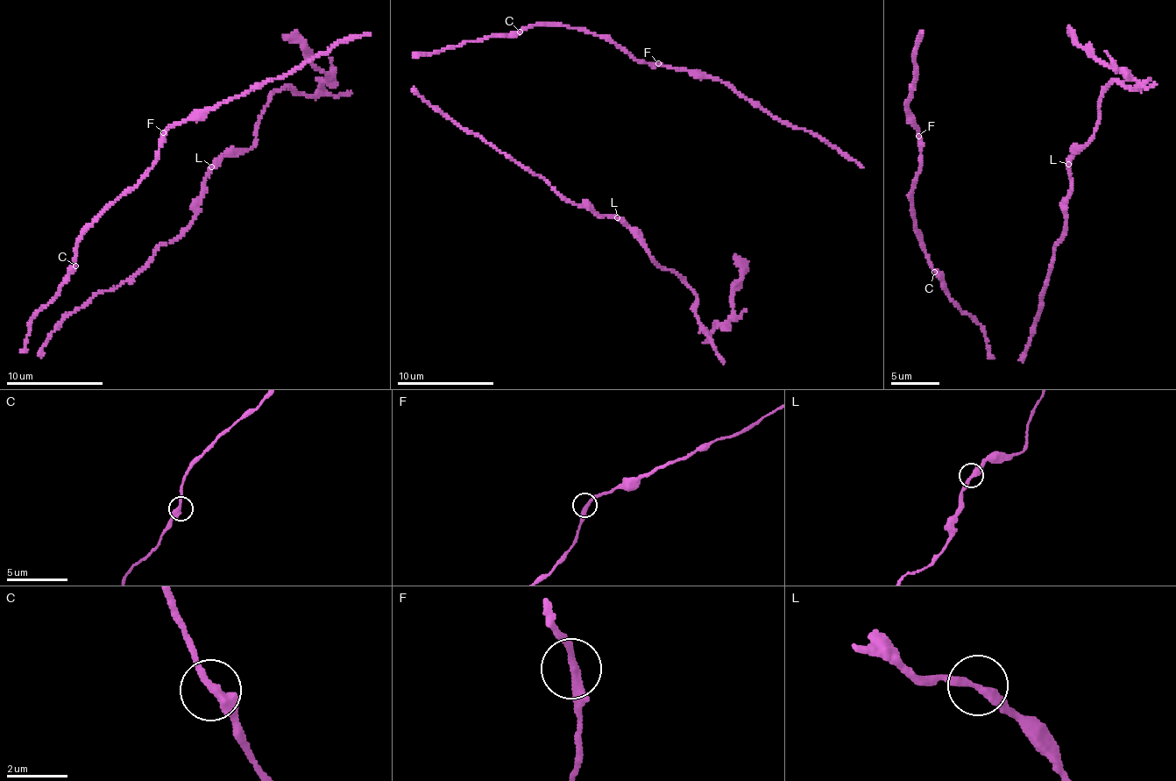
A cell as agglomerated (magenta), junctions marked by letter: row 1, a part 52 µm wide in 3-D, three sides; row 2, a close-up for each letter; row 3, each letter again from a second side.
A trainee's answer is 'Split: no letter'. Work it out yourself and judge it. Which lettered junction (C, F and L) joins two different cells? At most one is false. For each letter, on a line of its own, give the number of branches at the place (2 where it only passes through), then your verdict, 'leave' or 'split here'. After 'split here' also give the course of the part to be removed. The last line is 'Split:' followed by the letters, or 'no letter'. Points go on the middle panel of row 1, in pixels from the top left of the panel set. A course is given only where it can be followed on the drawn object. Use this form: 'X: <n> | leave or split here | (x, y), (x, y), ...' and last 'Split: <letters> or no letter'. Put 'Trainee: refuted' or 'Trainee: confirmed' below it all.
C: 2 | leave
F: 2 | leave
L: 2 | split here | (617, 217), (687, 285), (696, 296), (698, 323), (707, 330), (733, 314), (731, 292), (742, 271), (735, 254)
Split: L
Trainee: refuted

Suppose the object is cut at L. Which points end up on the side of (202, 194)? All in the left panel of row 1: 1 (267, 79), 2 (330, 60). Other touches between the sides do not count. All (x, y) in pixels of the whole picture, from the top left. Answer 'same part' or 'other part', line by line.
1: same part
2: other part

